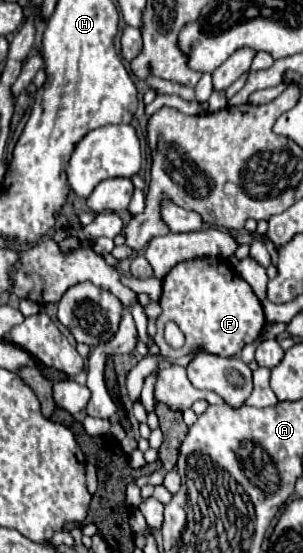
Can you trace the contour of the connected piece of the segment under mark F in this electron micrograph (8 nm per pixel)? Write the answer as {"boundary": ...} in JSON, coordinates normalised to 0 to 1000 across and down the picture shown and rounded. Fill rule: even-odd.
{"boundary":[[[637,467],[578,477],[538,503],[531,568],[518,575],[512,622],[531,629],[531,644],[584,651],[611,640],[637,640],[677,629],[716,644],[789,644],[802,626],[848,615],[875,590],[875,568],[835,521],[776,492],[743,467]],[[551,582],[578,582],[611,604],[604,629],[564,629],[538,611]]]}

